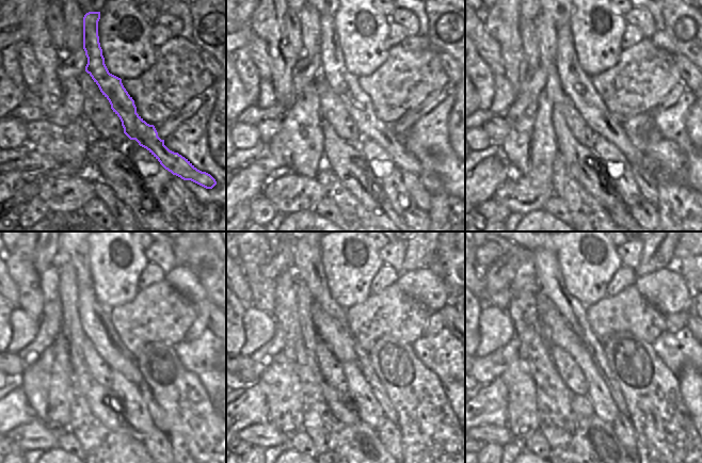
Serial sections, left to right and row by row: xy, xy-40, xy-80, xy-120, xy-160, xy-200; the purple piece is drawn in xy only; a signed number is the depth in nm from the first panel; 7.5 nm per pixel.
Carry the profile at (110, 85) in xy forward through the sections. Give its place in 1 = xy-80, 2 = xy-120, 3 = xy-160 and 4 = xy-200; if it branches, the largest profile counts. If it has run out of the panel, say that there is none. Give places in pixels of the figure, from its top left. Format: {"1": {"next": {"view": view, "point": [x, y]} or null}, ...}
{"1": {"next": {"view": "xy-80", "point": [576, 83]}}, "2": {"next": {"view": "xy-120", "point": [95, 319]}}, "3": {"next": {"view": "xy-160", "point": [339, 338]}}, "4": {"next": {"view": "xy-200", "point": [594, 346]}}}

